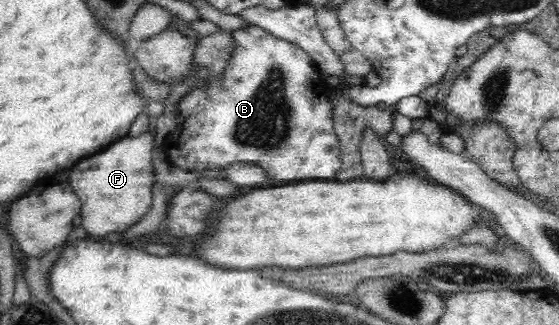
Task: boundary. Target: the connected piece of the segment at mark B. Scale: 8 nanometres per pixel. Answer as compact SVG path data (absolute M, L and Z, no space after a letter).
M250 25L245 29L230 31L232 33L232 46L230 46L230 56L224 70L220 74L208 76L204 80L198 80L200 86L190 86L186 94L176 103L175 123L176 128L168 133L164 142L164 151L168 160L185 171L205 171L217 170L229 167L234 163L254 163L258 164L267 172L267 178L272 180L282 180L282 182L300 182L300 180L328 180L335 178L340 172L341 158L339 140L334 133L332 124L332 113L330 113L329 95L331 88L321 75L316 64L312 62L311 56L302 47L292 45L287 40L278 38L266 32L259 26Z

